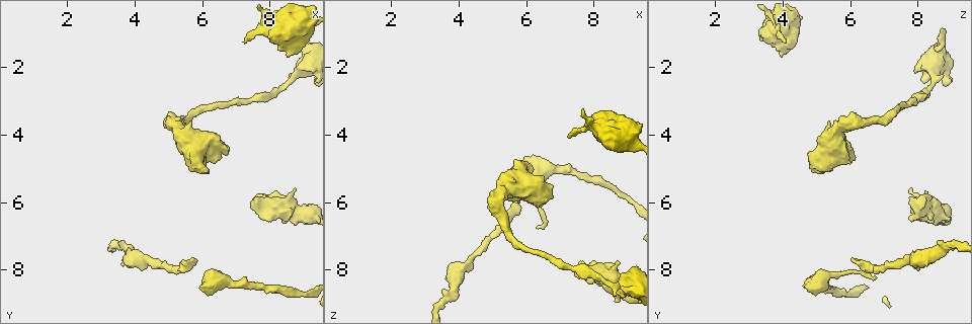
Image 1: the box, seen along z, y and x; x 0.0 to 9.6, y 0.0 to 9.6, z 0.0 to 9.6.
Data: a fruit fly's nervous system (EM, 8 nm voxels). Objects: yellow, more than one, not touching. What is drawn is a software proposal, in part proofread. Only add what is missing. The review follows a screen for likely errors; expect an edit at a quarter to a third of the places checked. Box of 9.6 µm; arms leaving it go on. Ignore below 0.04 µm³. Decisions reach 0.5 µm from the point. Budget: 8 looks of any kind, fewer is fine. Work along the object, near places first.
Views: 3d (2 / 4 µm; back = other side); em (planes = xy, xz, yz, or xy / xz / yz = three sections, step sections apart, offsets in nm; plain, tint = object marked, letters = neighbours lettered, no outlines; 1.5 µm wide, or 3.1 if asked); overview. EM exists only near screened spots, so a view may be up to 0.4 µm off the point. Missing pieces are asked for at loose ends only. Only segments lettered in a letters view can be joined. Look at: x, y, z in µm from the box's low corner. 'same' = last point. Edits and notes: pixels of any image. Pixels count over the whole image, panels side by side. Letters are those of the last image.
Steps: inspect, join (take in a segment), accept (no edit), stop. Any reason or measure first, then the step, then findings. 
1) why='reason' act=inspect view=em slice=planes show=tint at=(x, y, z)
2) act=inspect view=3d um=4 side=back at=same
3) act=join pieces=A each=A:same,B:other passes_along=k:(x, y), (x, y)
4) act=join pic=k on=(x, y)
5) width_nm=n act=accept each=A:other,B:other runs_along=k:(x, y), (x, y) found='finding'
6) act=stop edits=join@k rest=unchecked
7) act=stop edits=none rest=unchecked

why='thick end' act=inspect view=3d um=4 at=(6.20, 5.05, 4.95)

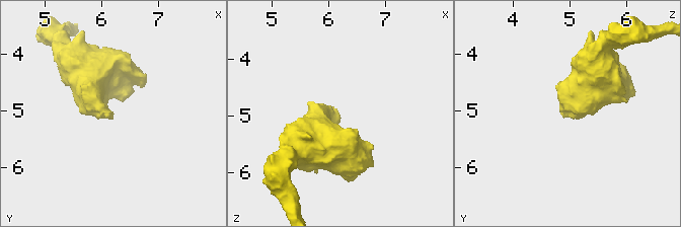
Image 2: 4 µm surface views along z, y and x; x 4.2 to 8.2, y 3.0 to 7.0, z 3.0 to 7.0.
why='now the EM' act=inspect view=em slice=xz step=4 show=letters at=(6.15, 5.10, 4.95)

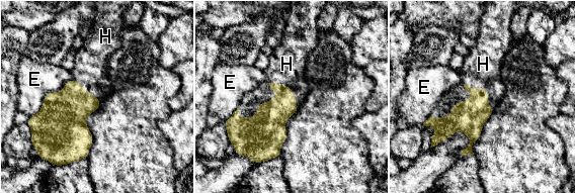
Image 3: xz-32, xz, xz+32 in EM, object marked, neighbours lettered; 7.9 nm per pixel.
width_nm=200 act=join pic=3 on=(286, 64) each=E:other,H:same passes_along=3:(272, 114), (275, 83), (286, 64) found='it goes on there'

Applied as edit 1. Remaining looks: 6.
why='see it whole again' act=inspect view=overview

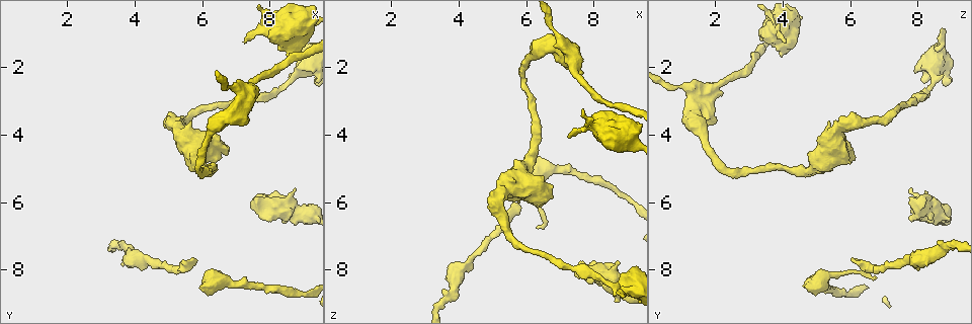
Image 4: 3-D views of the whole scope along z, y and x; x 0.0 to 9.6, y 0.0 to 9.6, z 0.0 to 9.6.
why='free end' act=inspect view=em slice=xz step=4 show=letters at=(7.25, 1.25, 4.05)

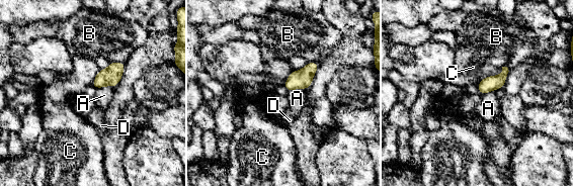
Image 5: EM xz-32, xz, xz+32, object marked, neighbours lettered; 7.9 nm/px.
act=inspect view=em slice=xy step=4 show=letters at=same

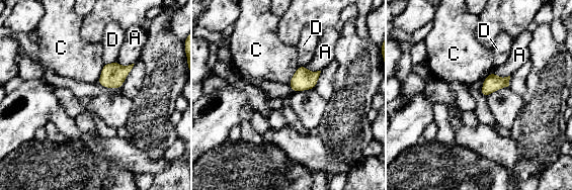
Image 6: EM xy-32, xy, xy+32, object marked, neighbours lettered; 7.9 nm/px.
act=accept each=A:other,C:other,D:other border=6:(116, 61), (120, 65), (134, 64) found='none of them fits'

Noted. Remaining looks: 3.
why='free end' act=inspect view=3d um=4 at=(8.90, 0.80, 8.80)

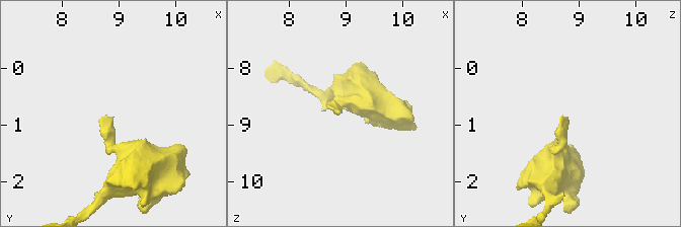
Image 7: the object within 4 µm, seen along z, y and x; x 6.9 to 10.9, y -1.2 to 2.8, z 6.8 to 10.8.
why='need the tissue' act=inspect view=em slice=planes show=letters at=(8.85, 0.80, 8.80)

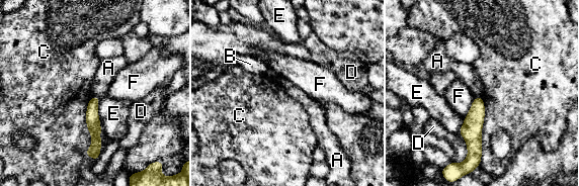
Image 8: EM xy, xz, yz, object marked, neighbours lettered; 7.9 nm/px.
act=accept each=A:other,B:other,C:other,D:other,E:other,F:other found='none of them fits'

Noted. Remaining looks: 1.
act=stop edits=join@3 rest=unchecked

